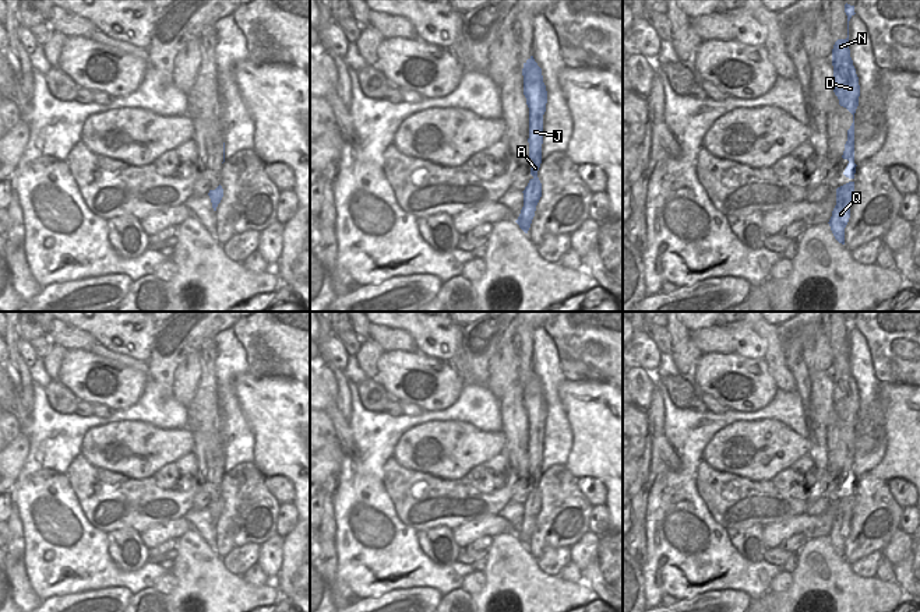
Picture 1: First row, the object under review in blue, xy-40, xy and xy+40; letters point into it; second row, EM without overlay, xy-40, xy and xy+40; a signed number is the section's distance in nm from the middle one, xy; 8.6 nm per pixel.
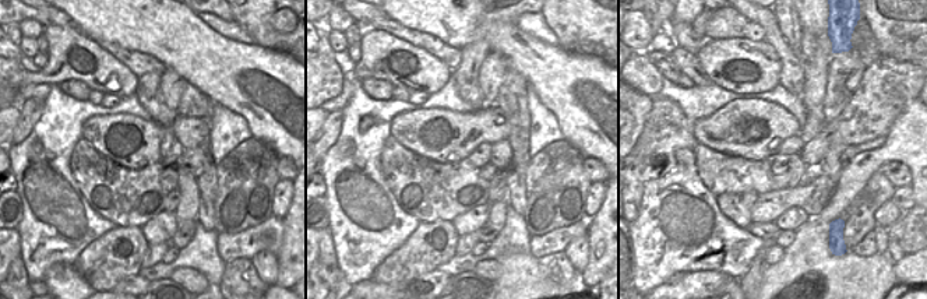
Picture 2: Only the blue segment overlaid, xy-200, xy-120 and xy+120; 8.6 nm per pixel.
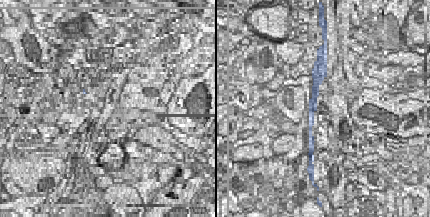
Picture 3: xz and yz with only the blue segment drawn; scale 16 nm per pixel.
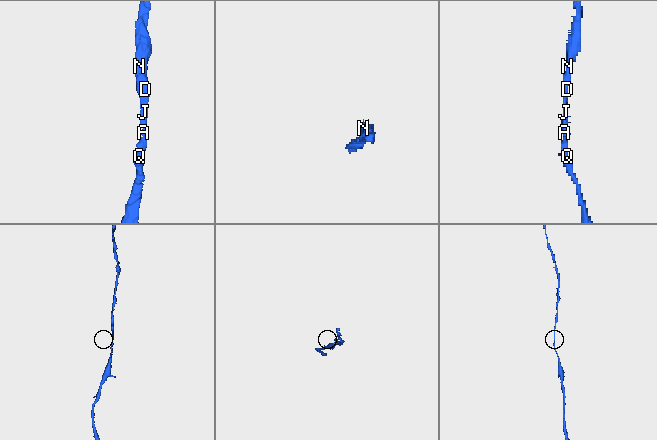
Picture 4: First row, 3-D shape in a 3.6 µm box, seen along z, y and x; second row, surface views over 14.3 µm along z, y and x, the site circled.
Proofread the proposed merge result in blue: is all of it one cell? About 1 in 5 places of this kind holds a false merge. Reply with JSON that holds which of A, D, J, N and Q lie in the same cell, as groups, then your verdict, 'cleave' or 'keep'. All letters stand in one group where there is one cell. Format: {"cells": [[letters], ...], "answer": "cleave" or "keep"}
{"cells": [["A", "D", "J", "N", "Q"]], "answer": "keep"}

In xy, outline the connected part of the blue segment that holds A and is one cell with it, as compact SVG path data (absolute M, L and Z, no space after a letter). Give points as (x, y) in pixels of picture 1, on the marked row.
M531 56L522 68L524 75L524 95L529 108L529 158L533 161L531 175L533 176L524 193L524 207L518 219L519 228L528 233L532 219L535 217L536 205L542 197L542 183L537 177L537 170L542 163L542 144L543 144L543 115L546 112L547 91L543 82L542 68Z

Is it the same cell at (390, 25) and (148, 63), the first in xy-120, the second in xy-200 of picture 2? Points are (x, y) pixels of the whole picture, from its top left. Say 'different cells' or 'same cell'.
same cell

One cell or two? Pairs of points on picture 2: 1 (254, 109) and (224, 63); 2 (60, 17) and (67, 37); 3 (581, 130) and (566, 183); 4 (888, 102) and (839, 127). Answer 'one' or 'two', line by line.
1: one
2: two
3: two
4: one

